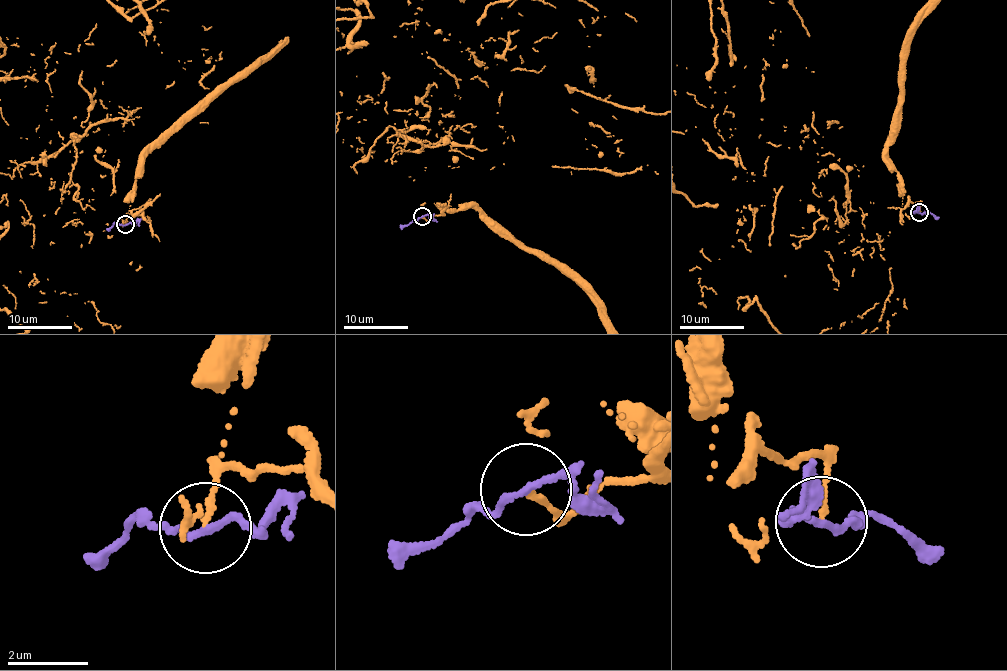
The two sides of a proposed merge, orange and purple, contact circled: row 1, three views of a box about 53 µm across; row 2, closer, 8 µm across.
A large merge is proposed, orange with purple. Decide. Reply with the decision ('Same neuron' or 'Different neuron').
Same neuron

